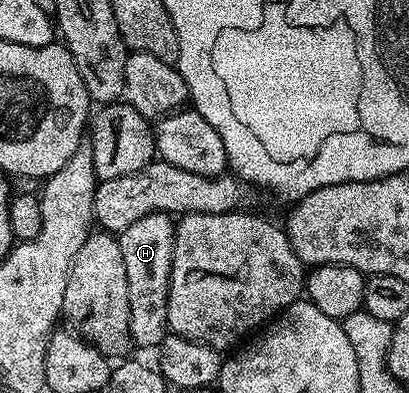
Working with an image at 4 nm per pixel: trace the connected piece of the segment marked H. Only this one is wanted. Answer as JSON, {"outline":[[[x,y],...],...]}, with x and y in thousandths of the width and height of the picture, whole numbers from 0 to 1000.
{"outline":[[[372,539],[291,593],[315,740],[315,863],[345,885],[381,888],[408,852],[408,758],[423,664],[428,560],[411,539]]]}

